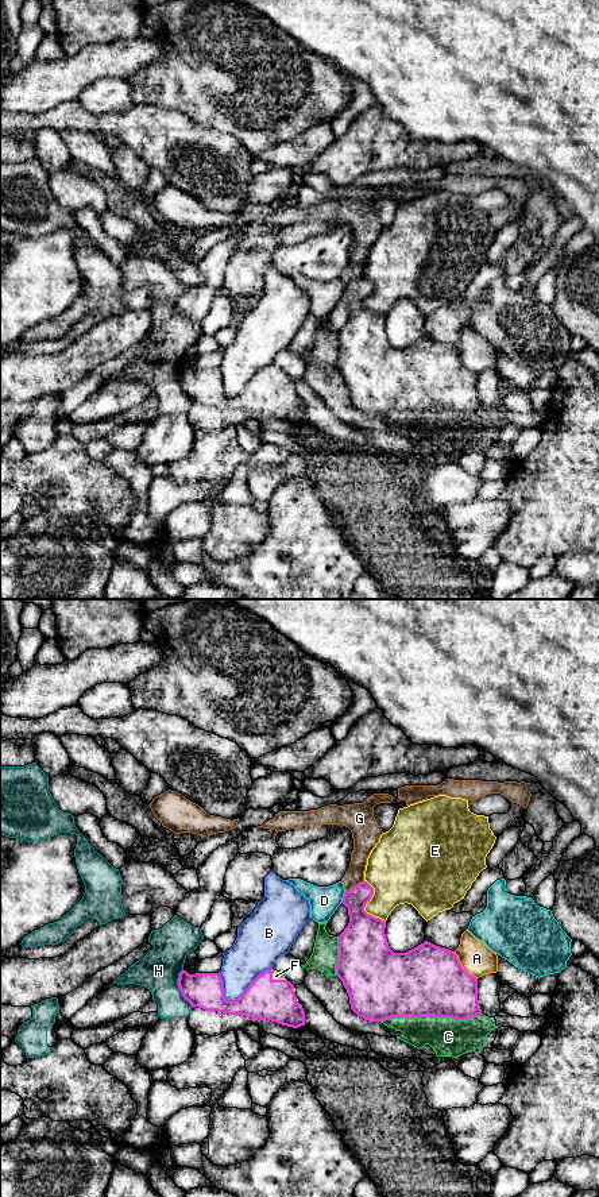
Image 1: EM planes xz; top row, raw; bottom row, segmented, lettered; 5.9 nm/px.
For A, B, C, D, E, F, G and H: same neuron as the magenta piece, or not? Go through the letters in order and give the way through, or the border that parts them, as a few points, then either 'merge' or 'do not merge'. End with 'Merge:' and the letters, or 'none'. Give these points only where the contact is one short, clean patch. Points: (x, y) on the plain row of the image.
A: do not merge
B: do not merge
C: do not merge
D: do not merge
E: do not merge
F: merge
G: border xz (363, 275), (344, 290); do not merge
H: do not merge
Merge: F

